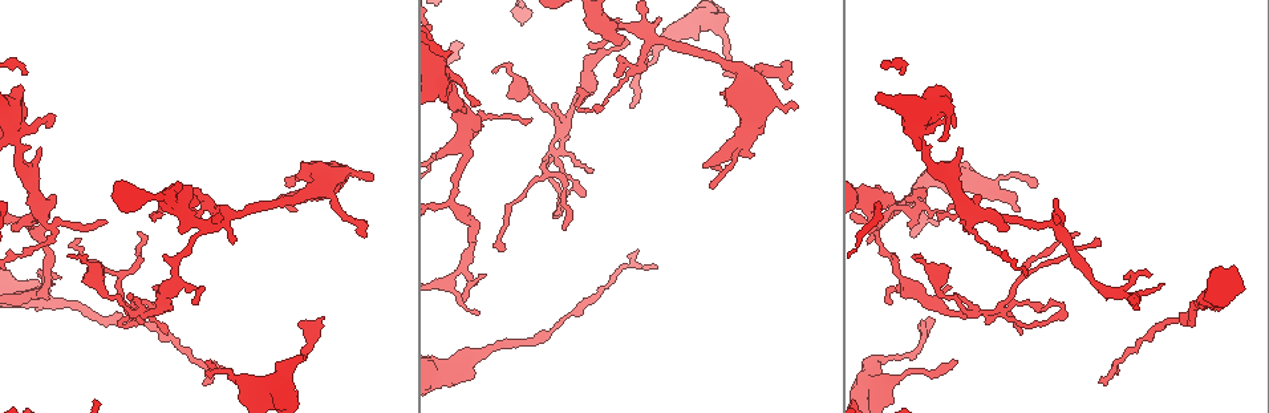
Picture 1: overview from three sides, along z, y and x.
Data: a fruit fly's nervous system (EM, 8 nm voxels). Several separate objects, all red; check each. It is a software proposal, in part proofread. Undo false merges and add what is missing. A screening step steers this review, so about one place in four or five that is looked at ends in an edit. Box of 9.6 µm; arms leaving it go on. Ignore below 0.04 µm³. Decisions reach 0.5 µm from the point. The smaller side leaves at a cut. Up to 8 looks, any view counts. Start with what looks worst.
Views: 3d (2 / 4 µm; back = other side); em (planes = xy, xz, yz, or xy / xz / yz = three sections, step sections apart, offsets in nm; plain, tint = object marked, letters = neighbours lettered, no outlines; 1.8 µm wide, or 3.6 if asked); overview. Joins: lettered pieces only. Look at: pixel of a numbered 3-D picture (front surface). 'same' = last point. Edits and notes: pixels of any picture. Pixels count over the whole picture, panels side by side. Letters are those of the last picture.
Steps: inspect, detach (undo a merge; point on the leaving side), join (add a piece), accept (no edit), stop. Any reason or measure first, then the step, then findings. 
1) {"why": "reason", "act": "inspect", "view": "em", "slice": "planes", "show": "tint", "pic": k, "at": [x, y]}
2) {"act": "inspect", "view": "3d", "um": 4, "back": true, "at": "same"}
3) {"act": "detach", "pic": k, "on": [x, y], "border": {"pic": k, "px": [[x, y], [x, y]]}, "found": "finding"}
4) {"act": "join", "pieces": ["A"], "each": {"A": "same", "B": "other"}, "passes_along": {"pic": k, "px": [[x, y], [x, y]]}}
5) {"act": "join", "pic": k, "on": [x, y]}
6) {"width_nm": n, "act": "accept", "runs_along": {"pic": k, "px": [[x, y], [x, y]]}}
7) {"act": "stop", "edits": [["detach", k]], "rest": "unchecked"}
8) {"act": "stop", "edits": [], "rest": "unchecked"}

{"act": "inspect", "view": "3d", "um": 4, "pic": 1, "at": [566, 123]}

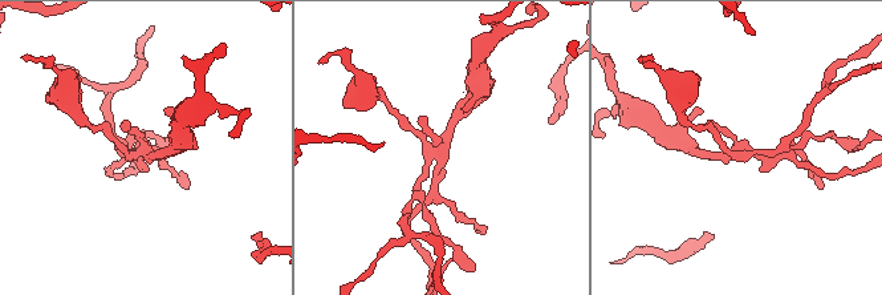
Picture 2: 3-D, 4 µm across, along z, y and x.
{"arms": 4, "act": "inspect", "view": "em", "slice": "planes", "show": "letters", "pic": 2, "at": [148, 148]}

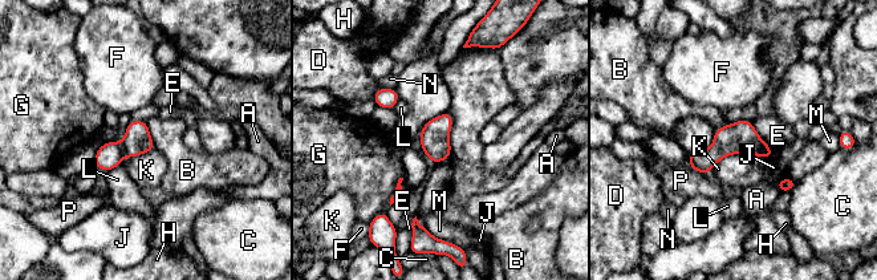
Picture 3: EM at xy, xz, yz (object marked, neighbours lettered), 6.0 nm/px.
{"longest_contact_nm": ["K", 340], "act": "accept", "each": {"A": "other", "B": "other", "C": "other", "D": "other", "E": "other", "F": "other", "G": "other", "H": "other", "J": "other", "K": "other", "L": "other", "M": "other", "N": "other", "P": "other"}, "border": {"pic": 3, "px": [[449, 110], [450, 157]]}, "found": "one neuron here"}

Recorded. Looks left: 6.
{"why": "touches itself", "act": "inspect", "view": "em", "slice": "yz", "step": 4, "show": "tint", "pic": 1, "at": [556, 214]}

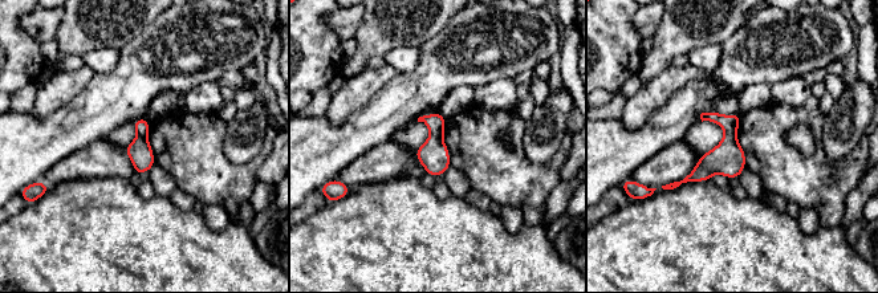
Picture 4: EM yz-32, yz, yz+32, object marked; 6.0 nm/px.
{"act": "inspect", "view": "em", "slice": "yz", "step": 4, "show": "letters", "at": "same"}

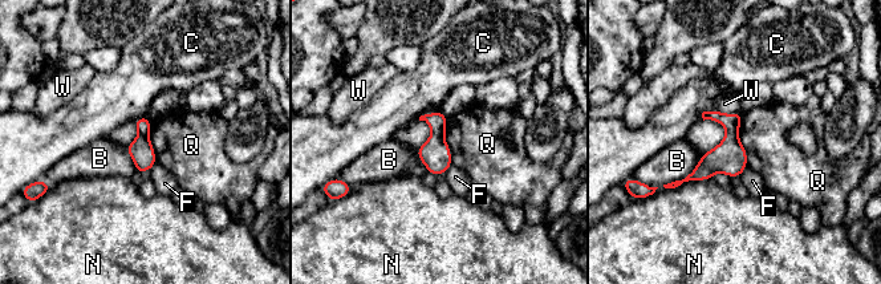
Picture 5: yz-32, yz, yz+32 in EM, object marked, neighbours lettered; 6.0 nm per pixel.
{"longest_contact_nm": ["Q", 320], "act": "accept", "each": {"B": "other", "C": "other", "F": "other", "N": "other", "Q": "other", "W": "other"}, "border": {"pic": 5, "px": [[741, 113], [738, 138], [748, 165]]}, "found": "one neuron here"}

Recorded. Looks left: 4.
{"why": "sudden change in width", "act": "inspect", "view": "3d", "um": 4, "pic": 1, "at": [915, 136]}

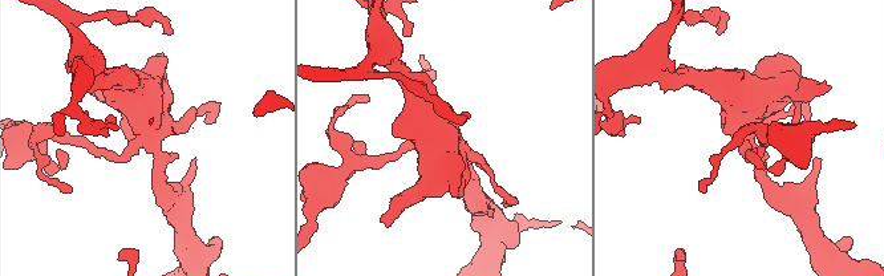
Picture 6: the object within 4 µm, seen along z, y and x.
{"act": "inspect", "view": "em", "slice": "planes", "show": "letters", "pic": 6, "at": [150, 142]}

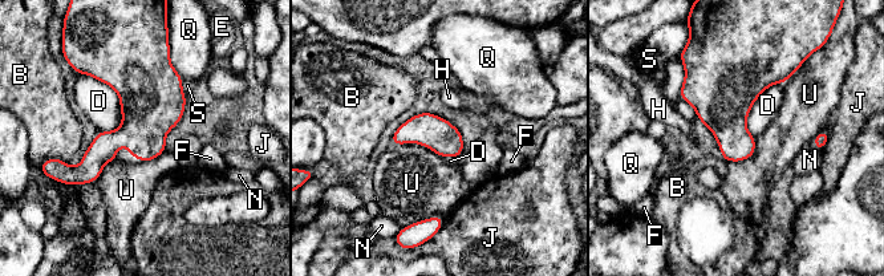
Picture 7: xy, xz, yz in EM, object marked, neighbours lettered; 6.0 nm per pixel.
{"act": "accept", "each": {"B": "other", "D": "other", "E": "other", "F": "other", "H": "other", "J": "other", "N": "other", "Q": "other", "S": "other", "U": "other"}, "border": {"pic": 7, "px": [[78, 73], [114, 90], [117, 129]]}, "found": "continuous, no second neuron"}

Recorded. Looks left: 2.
{"act": "stop", "edits": [], "rest": "unchecked"}

